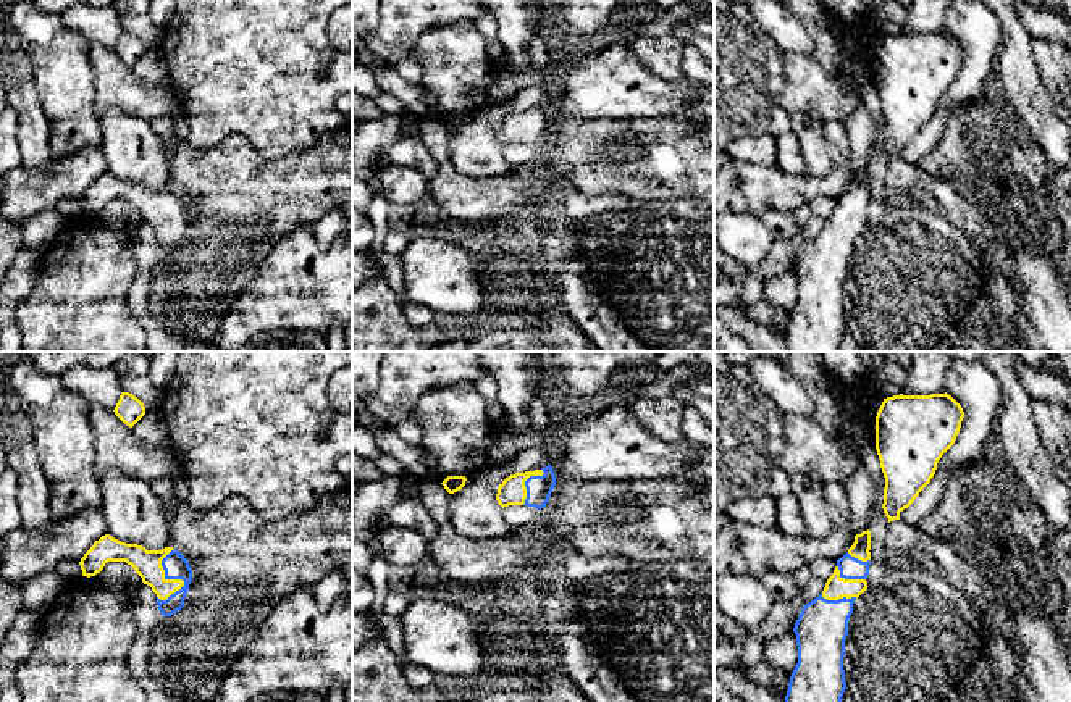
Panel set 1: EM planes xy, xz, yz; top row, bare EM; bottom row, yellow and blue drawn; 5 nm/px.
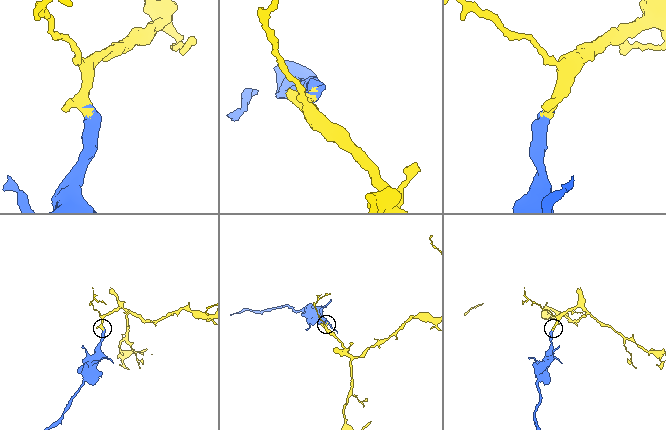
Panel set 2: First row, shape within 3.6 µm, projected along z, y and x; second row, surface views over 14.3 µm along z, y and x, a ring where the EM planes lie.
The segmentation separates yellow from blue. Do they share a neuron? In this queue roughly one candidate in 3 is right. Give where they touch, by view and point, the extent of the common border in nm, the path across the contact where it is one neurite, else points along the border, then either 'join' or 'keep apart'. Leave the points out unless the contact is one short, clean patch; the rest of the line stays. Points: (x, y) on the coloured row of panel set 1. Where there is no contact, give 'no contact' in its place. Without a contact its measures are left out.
contact xy (173, 580); length 280 nm; way xy (147, 564), (173, 580), (176, 567); join

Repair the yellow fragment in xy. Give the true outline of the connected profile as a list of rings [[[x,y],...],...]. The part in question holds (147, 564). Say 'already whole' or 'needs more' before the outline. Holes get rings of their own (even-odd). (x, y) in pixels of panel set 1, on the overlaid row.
needs more; [[[105,534],[81,558],[82,576],[95,576],[108,562],[131,565],[142,583],[157,594],[157,605],[163,616],[171,616],[184,607],[192,570],[187,558],[176,549],[147,550]]]

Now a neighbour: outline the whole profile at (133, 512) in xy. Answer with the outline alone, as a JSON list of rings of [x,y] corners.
[[[110,470],[100,476],[100,489],[107,534],[147,550],[171,547],[162,502],[149,481]]]

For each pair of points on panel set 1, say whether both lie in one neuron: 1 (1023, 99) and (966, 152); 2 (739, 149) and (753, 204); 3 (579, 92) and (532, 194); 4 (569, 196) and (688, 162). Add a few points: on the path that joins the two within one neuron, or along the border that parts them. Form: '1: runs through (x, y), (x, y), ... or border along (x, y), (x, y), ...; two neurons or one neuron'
1: border along (995, 75), (1026, 133), (1034, 141); two neurons
2: border along (734, 160), (774, 167); two neurons
3: border along (613, 118), (574, 120); two neurons
4: border along (556, 194), (567, 179), (587, 196), (617, 196); two neurons

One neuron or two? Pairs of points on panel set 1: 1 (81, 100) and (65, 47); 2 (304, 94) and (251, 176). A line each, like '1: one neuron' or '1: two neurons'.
1: one neuron
2: two neurons

